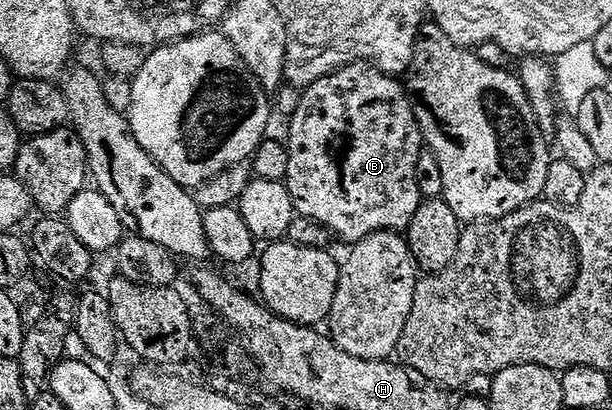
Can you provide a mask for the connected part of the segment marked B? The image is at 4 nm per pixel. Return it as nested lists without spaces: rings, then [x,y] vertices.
[[[350,62],[340,70],[333,71],[329,76],[317,80],[313,85],[302,91],[303,99],[291,118],[291,131],[285,137],[285,145],[288,152],[288,174],[285,179],[287,191],[291,193],[291,199],[296,211],[323,226],[328,226],[339,238],[344,238],[347,244],[354,244],[369,237],[370,234],[383,231],[403,232],[408,229],[411,221],[417,216],[419,207],[425,201],[425,194],[419,191],[419,157],[425,154],[423,134],[419,131],[419,121],[415,118],[415,108],[404,83],[398,77],[392,76],[377,69],[372,62]]]

